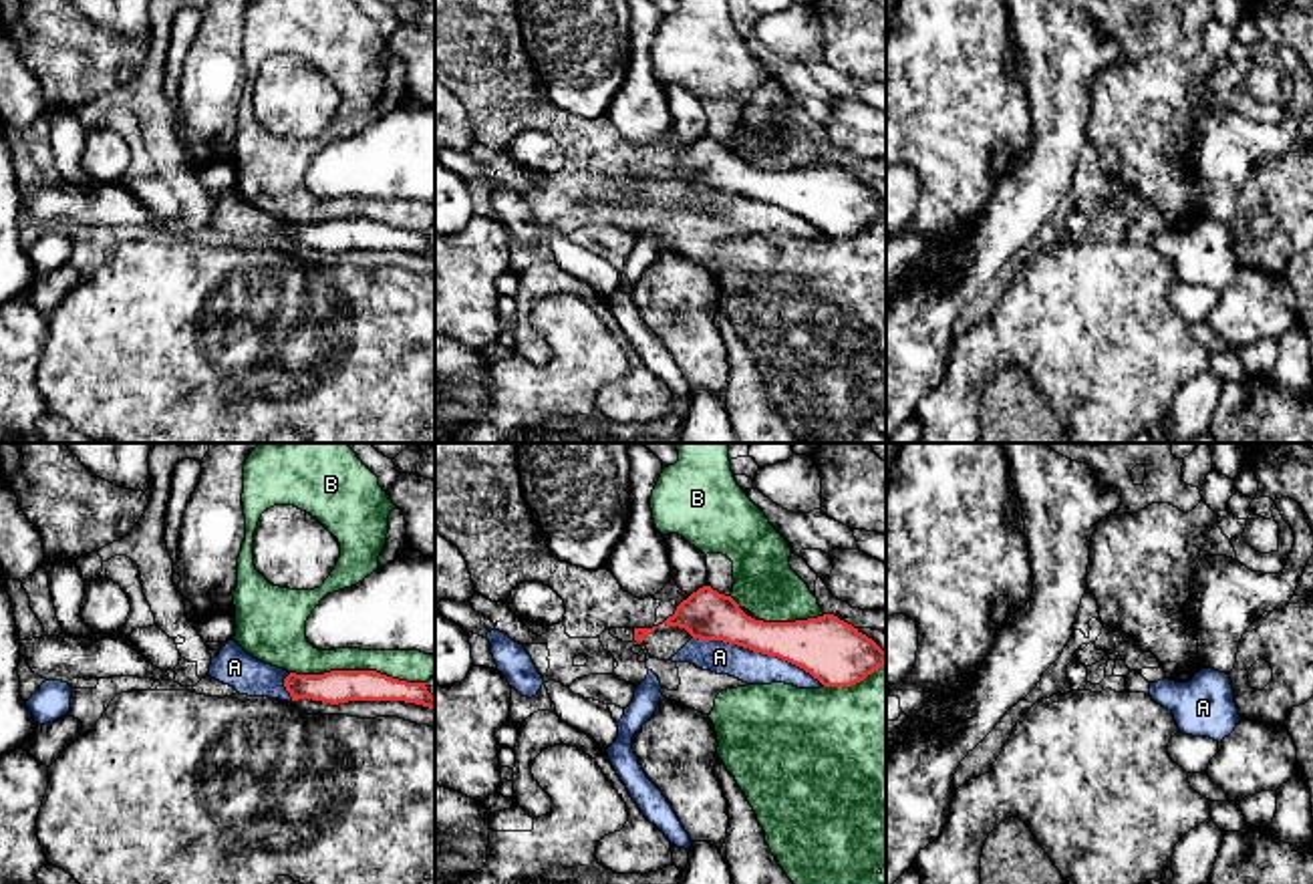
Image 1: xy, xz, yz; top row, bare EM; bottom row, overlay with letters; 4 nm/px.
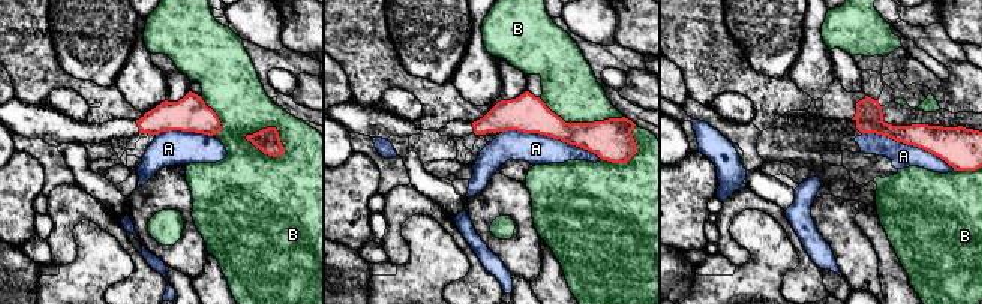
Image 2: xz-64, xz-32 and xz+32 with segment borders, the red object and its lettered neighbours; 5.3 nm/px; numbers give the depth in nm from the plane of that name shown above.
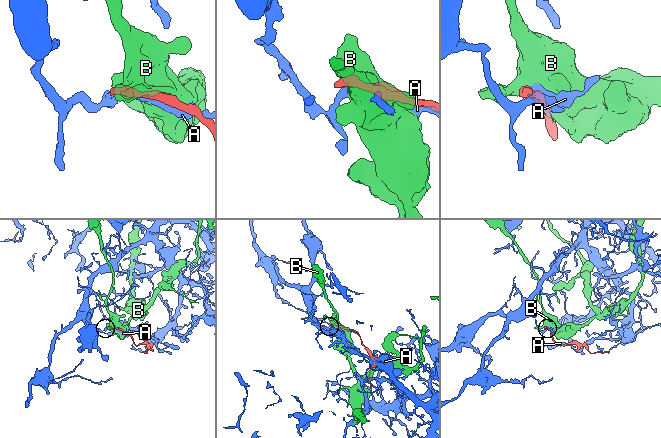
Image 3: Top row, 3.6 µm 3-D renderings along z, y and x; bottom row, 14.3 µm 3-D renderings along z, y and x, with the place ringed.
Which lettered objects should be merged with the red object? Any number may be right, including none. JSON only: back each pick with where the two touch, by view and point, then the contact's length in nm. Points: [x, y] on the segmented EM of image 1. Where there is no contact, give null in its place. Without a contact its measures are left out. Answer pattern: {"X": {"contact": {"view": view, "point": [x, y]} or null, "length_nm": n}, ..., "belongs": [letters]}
{"belongs": []}

